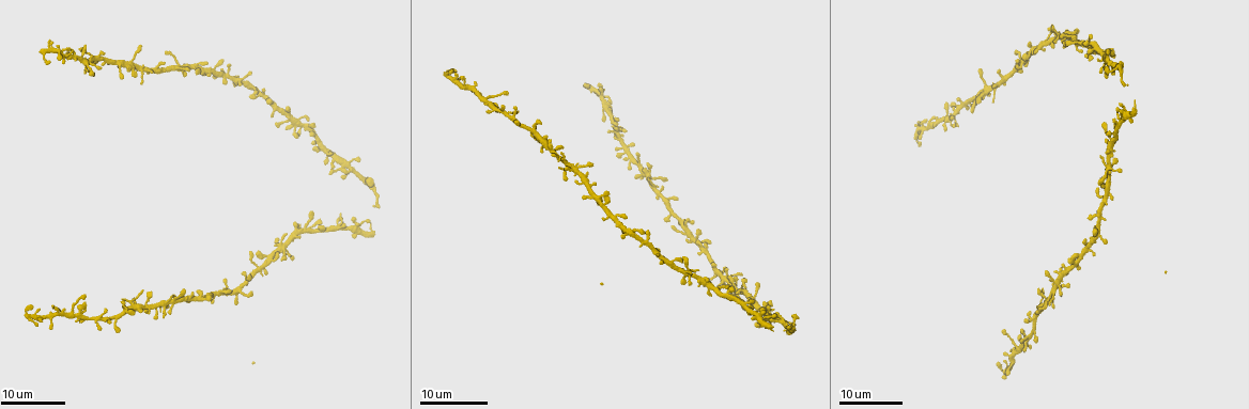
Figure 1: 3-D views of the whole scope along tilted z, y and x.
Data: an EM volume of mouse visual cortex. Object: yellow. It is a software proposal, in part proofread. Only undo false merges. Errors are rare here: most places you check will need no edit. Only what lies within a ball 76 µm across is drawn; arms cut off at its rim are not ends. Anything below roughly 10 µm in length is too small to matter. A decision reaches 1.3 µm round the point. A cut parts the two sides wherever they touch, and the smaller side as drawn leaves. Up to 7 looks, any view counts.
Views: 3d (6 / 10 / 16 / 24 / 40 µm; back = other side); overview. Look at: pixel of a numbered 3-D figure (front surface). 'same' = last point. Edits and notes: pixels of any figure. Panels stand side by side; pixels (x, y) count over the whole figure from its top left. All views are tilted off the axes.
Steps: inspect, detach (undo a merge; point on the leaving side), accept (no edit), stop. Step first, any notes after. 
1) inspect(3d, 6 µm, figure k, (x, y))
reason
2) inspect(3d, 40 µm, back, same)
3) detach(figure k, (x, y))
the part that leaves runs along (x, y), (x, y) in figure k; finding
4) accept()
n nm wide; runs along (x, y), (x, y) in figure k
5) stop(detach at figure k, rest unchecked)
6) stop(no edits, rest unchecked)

inspect(3d, 16 µm, figure 1, (1107, 181))
thin neck

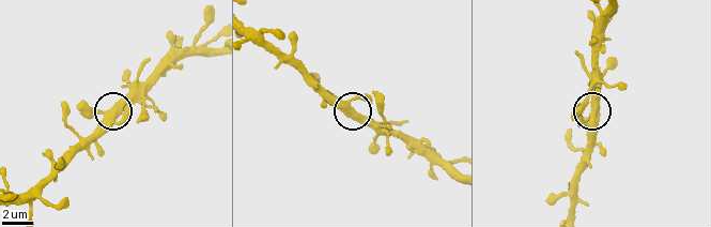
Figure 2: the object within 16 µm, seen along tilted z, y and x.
inspect(3d, 6 µm, figure 2, (118, 110))

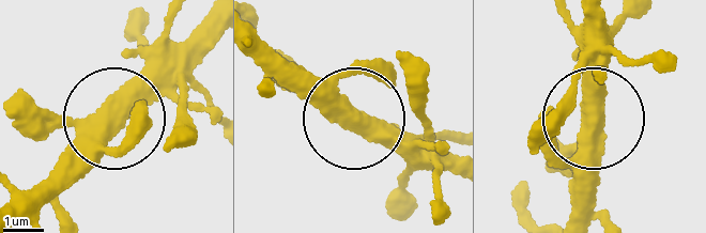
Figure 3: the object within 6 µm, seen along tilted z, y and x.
accept()
all the same cell

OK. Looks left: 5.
inspect(3d, 24 µm, figure 1, (711, 289))
four-way junction

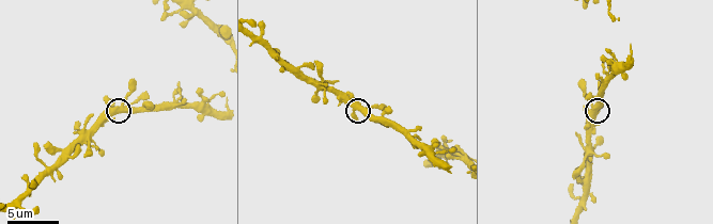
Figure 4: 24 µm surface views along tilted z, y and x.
inspect(3d, 6 µm, figure 4, (361, 108))

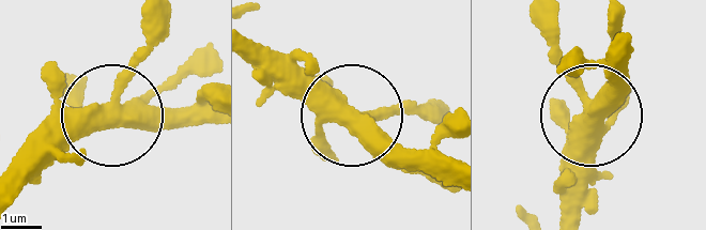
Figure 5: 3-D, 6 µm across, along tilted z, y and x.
accept()
continuous, no second cell

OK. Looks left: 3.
inspect(3d, 24 µm, figure 1, (86, 319))
calibre changes

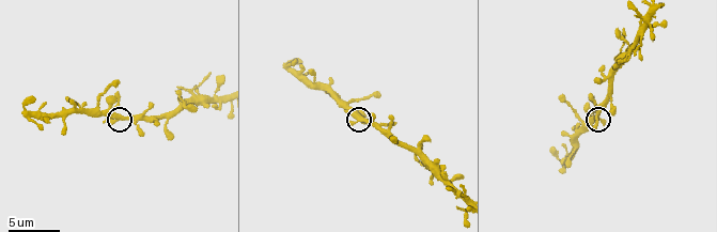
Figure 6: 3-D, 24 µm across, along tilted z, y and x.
inspect(3d, 10 µm, figure 6, (359, 117))

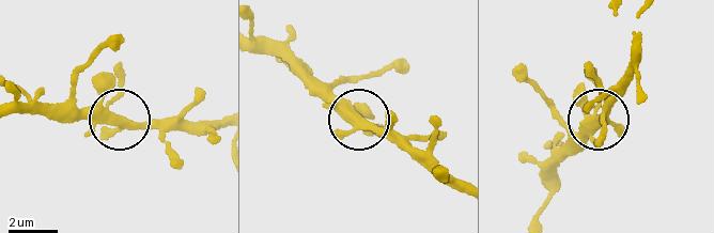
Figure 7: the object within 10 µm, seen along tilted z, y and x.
accept()
runs along (454, 188), (311, 79) in figure 7; one cell here

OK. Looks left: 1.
stop(no edits, rest unchecked)

